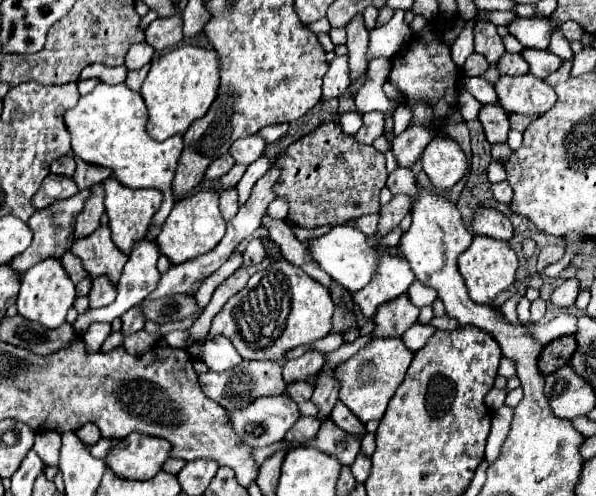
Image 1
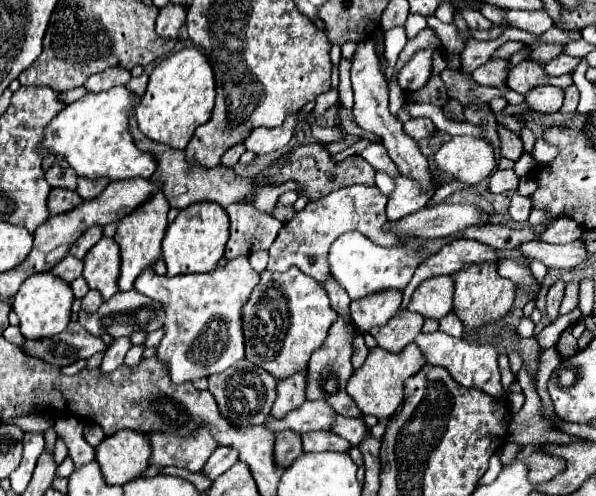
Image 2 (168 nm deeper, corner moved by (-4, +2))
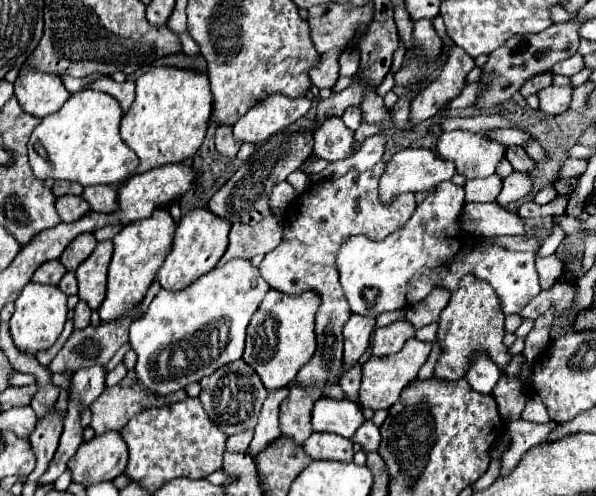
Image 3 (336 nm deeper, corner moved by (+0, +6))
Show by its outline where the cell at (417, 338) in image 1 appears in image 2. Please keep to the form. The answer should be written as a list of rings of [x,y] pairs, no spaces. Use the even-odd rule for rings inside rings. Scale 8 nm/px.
[[[432,332],[432,334],[418,334],[416,344],[420,346],[422,354],[426,356],[428,364],[442,366],[450,372],[450,376],[466,388],[478,388],[494,398],[506,398],[502,386],[500,386],[500,370],[498,370],[498,348],[496,344],[470,344],[464,338],[454,338],[444,332]]]

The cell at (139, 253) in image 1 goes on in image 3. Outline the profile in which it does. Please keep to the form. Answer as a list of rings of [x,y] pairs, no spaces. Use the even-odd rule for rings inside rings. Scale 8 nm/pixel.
[[[244,258],[216,266],[184,290],[162,288],[148,312],[130,324],[130,344],[138,354],[138,380],[150,392],[166,396],[242,358],[246,326],[268,288],[258,268]]]

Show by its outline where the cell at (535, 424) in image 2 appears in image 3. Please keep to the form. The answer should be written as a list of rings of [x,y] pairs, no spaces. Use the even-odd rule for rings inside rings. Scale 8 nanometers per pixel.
[[[466,274],[460,280],[460,286],[452,292],[448,306],[442,310],[438,324],[440,324],[438,342],[440,342],[442,354],[434,370],[436,378],[460,380],[468,368],[468,358],[476,350],[486,350],[502,370],[510,364],[512,356],[506,352],[502,344],[502,338],[506,332],[504,332],[504,314],[500,314],[500,298],[496,298],[496,292],[492,290],[490,284],[476,280],[476,276]]]

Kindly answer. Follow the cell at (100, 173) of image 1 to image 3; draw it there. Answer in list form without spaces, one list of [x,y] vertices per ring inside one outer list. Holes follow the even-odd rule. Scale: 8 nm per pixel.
[[[88,186],[82,198],[98,212],[112,212],[116,208],[116,190],[112,186]]]

